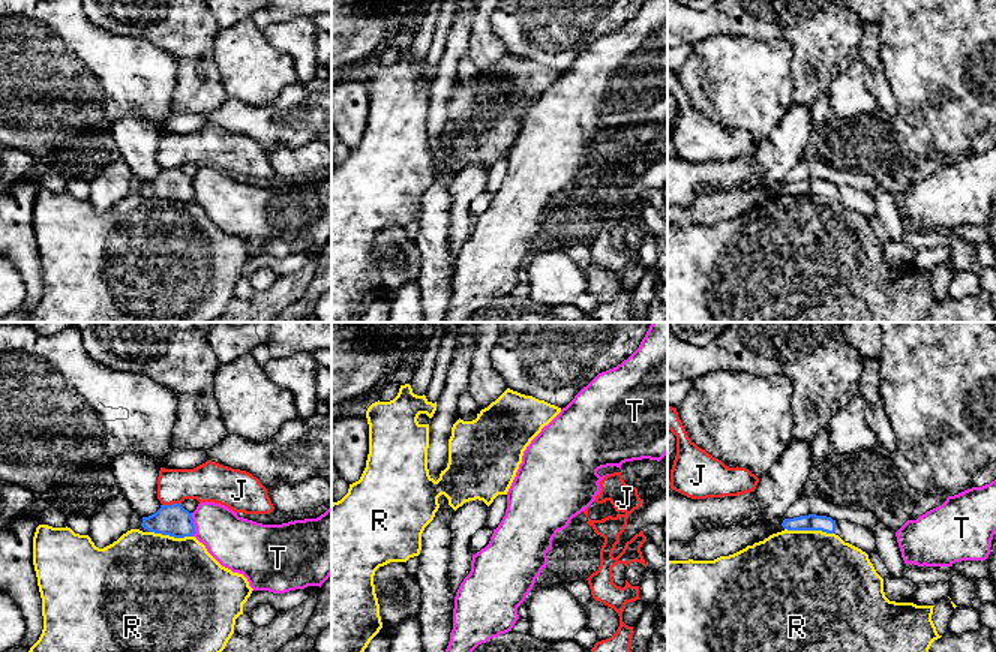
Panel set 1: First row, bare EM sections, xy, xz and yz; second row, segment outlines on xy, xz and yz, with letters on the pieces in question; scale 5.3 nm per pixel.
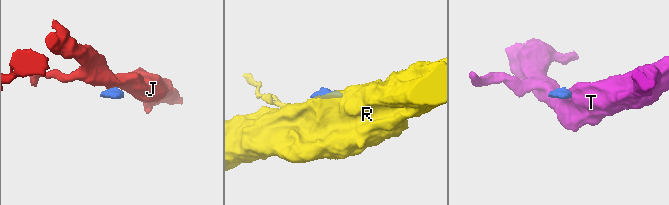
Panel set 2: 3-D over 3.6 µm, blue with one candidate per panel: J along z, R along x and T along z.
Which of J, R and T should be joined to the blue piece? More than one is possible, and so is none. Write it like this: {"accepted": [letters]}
{"accepted": []}

